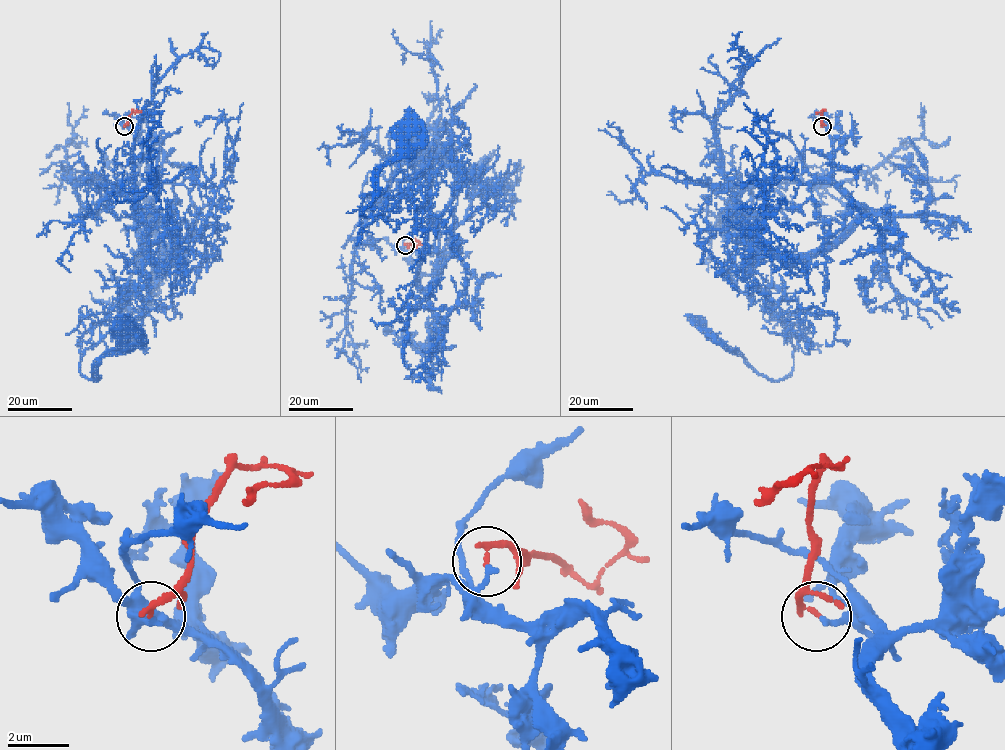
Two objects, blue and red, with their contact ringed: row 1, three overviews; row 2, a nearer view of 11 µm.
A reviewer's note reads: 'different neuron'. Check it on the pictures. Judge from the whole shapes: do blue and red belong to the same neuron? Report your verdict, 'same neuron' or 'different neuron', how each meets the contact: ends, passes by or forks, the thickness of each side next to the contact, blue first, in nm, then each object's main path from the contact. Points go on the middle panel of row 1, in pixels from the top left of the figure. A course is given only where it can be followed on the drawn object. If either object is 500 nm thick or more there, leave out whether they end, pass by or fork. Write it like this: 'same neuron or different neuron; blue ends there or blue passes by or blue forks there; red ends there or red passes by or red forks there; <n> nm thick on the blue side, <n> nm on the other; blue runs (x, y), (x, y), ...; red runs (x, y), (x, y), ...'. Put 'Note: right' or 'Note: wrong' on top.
Note: right
different neuron; blue ends there; red ends there; 170 nm thick on the blue side, 190 nm on the other; blue runs (405, 245), (437, 248), (426, 286), (418, 163), (400, 168), (355, 242), (343, 352), (358, 377); red runs (405, 244), (416, 247), (420, 243), (415, 238)

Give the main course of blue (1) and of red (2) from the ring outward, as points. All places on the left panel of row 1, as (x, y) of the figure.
1: (125, 126), (159, 184), (138, 213), (147, 254), (138, 209), (112, 185), (75, 184), (67, 156), (77, 191)
2: (125, 126), (130, 115), (139, 111), (134, 114)

